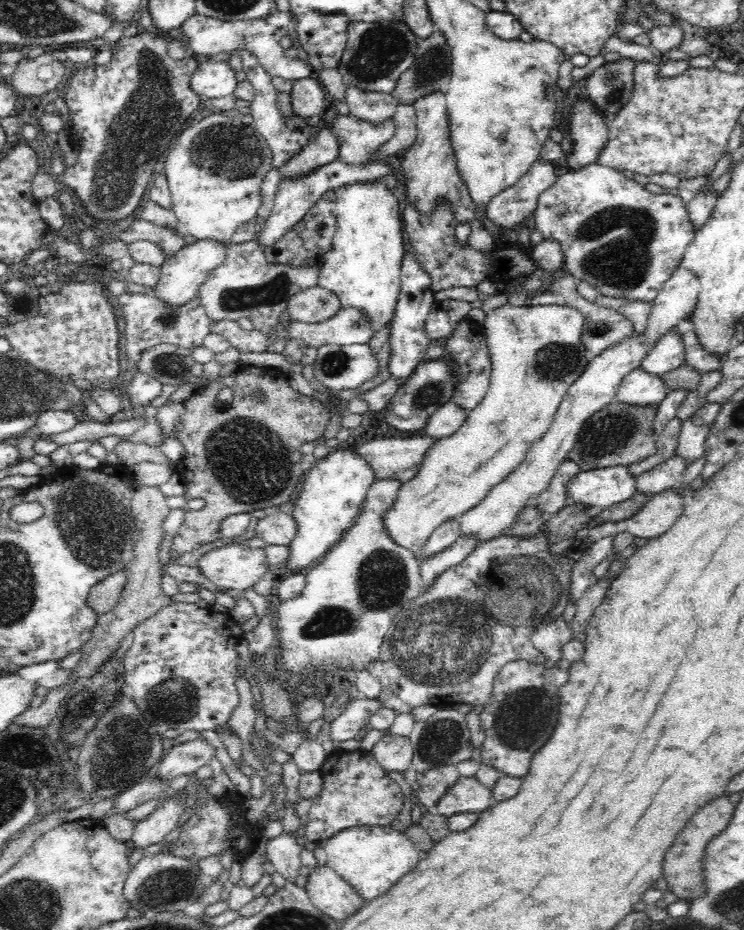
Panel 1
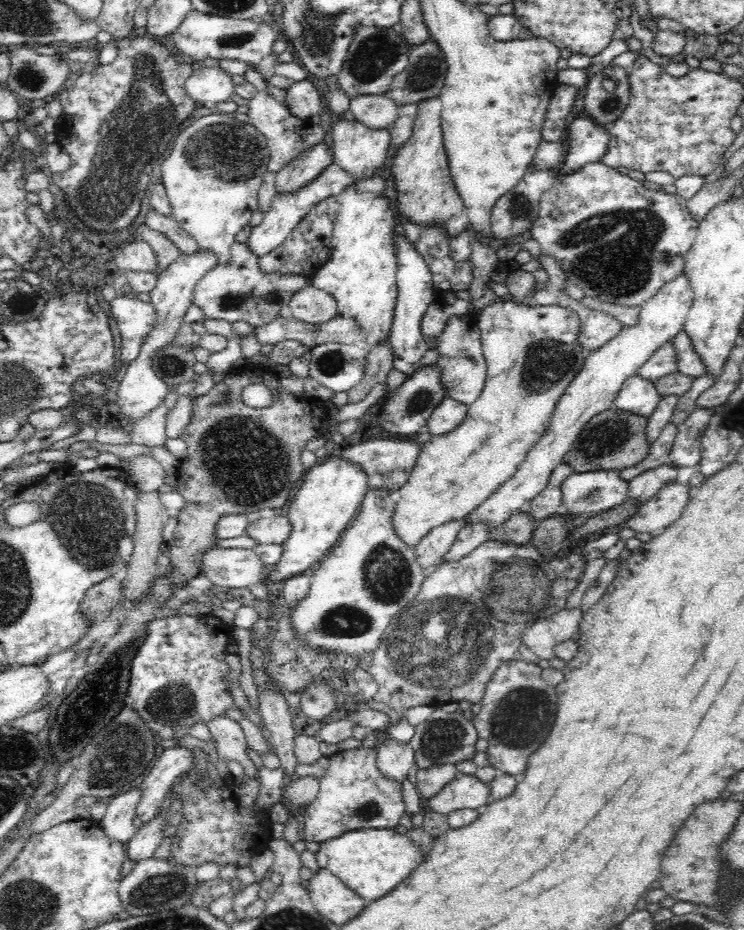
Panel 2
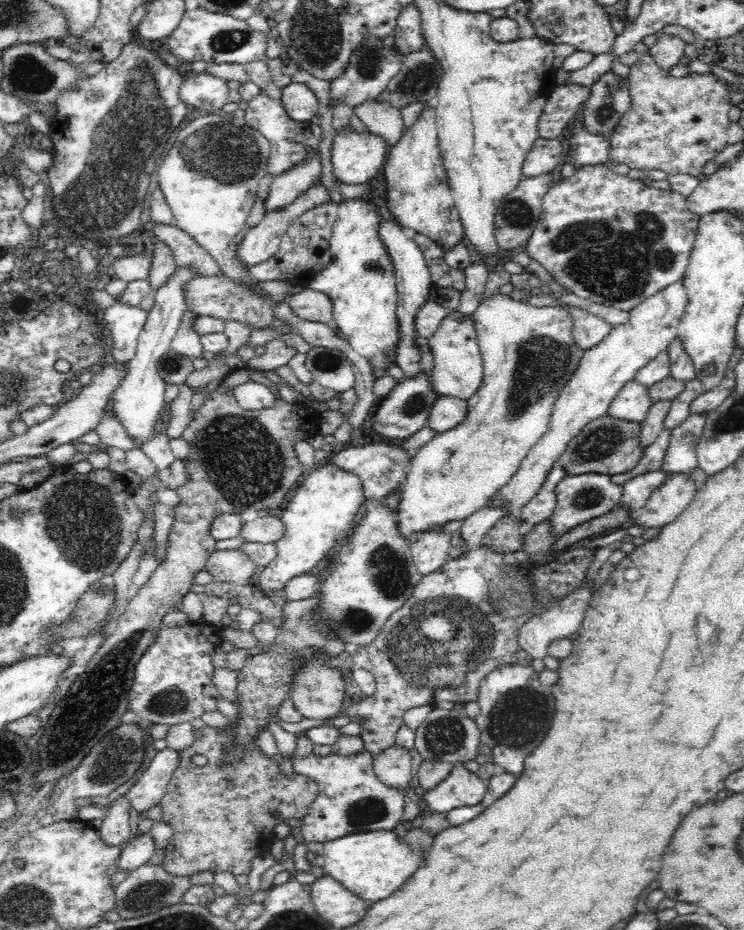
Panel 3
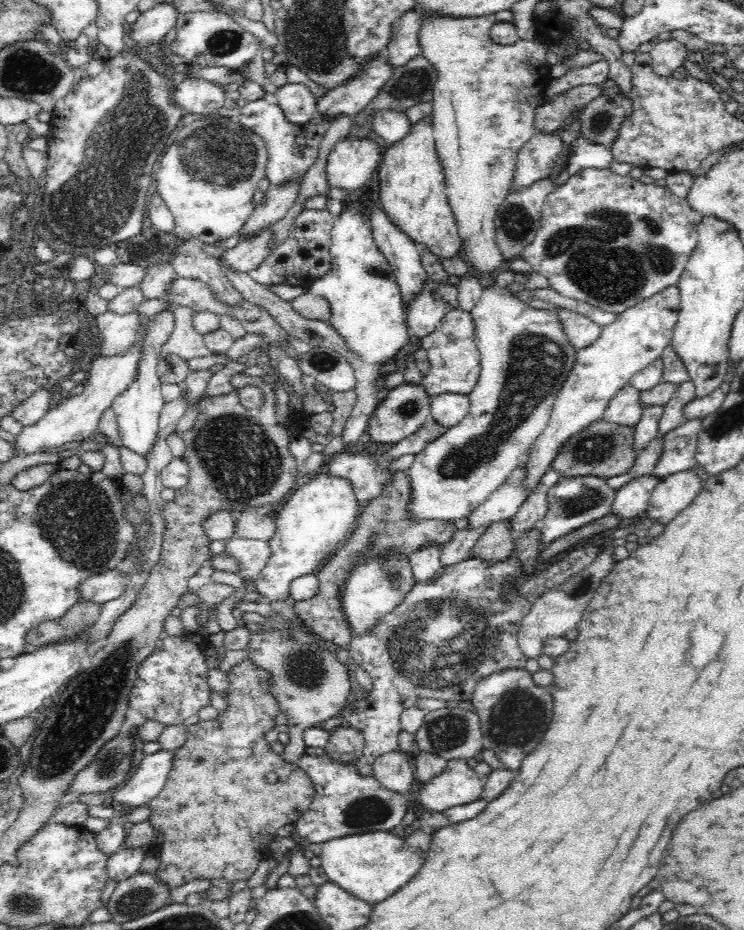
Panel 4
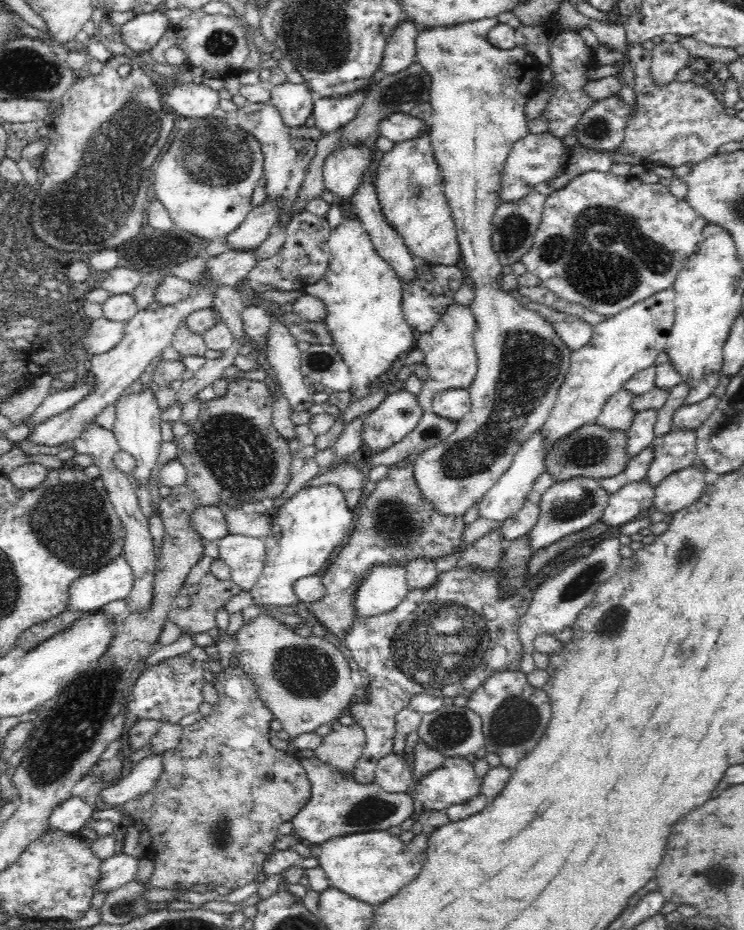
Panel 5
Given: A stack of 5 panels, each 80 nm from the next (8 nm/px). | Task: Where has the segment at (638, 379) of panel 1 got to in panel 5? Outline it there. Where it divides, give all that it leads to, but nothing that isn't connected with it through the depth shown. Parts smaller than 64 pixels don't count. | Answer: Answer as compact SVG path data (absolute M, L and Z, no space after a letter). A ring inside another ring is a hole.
M624 388L616 394L612 394L606 400L606 404L604 404L604 408L602 408L602 412L595 422L604 429L626 431L632 426L632 420L637 413L632 409L634 397L632 392Z

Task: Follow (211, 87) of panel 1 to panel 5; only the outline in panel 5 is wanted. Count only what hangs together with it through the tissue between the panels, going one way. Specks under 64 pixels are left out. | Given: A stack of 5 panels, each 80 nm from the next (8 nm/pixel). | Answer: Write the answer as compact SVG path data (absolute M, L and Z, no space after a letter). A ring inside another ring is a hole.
M193 81L176 84L164 98L166 110L176 116L207 117L220 104L217 90Z

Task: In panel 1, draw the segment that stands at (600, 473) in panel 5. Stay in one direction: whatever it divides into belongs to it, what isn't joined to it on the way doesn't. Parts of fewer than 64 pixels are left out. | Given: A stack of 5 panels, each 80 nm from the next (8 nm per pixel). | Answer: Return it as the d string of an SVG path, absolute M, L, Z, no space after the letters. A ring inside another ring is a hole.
M618 400L597 410L584 423L568 459L576 462L581 471L591 471L609 466L630 466L656 452L656 434L652 430L656 406L642 408Z

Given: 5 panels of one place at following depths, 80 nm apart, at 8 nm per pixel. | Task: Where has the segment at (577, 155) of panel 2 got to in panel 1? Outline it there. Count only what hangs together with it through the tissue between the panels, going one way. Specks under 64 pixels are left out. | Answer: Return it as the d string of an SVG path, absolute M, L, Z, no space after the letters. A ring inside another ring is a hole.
M581 97L574 102L569 131L573 149L567 158L568 170L596 163L604 143L608 142L609 125L604 113L592 101Z

